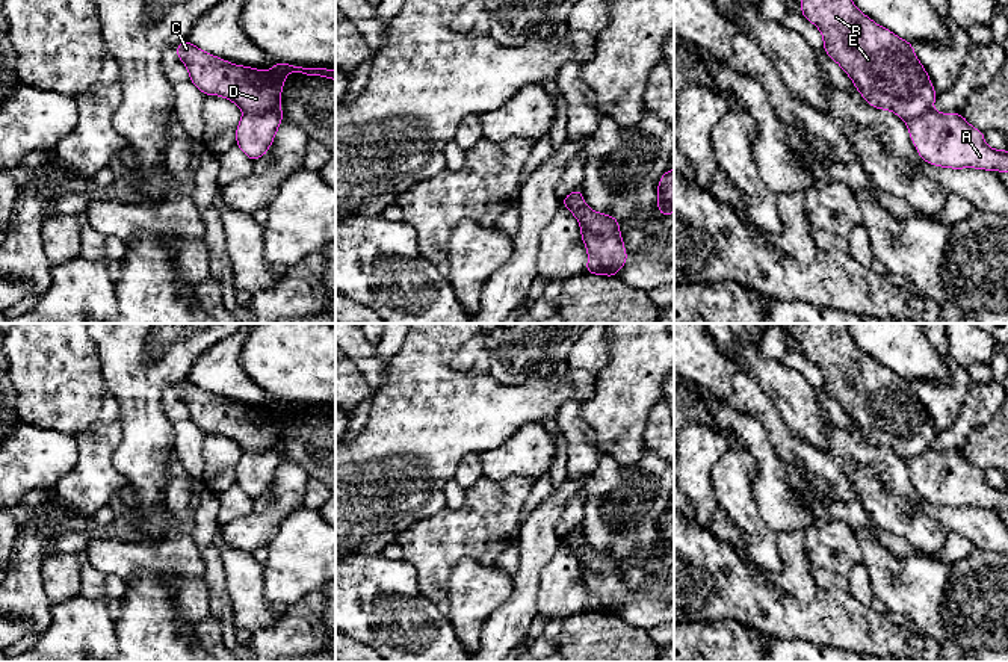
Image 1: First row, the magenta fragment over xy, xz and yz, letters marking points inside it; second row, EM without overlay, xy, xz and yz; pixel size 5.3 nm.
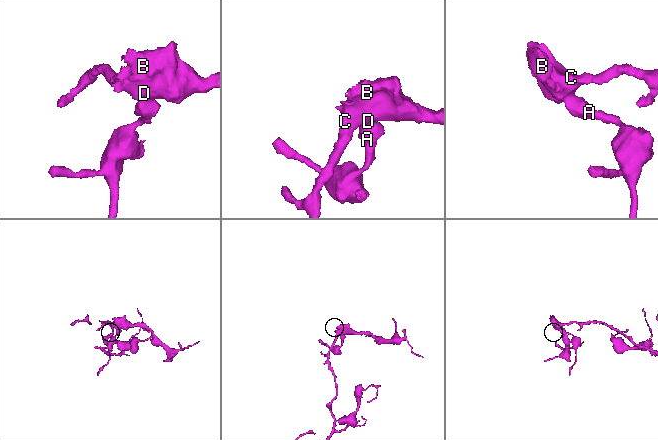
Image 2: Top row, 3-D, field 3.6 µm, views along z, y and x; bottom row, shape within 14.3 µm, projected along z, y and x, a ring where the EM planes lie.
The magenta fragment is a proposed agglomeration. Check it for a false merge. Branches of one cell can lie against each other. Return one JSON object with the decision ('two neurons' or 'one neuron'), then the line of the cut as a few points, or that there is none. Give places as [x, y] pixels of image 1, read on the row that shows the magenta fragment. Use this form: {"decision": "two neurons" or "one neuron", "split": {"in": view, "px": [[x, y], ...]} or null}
{"decision": "two neurons", "split": {"in": "xy", "px": [[244, 112], [281, 114]]}}

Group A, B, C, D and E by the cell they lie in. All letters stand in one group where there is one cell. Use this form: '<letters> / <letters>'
A / B C D E

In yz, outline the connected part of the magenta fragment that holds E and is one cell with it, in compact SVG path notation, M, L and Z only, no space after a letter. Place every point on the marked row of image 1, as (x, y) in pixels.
M801 0L801 14L819 29L827 56L840 65L872 107L892 110L905 122L932 107L937 94L911 42L872 21L852 0Z

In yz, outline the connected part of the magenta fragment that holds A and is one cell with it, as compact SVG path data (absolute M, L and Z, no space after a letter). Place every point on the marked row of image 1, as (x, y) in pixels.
M929 109L905 124L919 157L929 165L1008 172L1008 151L990 148L984 131L972 127L963 113Z

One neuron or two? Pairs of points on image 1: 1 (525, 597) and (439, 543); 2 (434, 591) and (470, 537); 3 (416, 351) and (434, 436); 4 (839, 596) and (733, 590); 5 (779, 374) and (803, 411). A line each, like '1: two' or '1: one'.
1: two
2: one
3: one
4: one
5: one

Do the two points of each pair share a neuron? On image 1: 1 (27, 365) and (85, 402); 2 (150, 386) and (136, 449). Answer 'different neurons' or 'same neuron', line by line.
1: same neuron
2: same neuron

